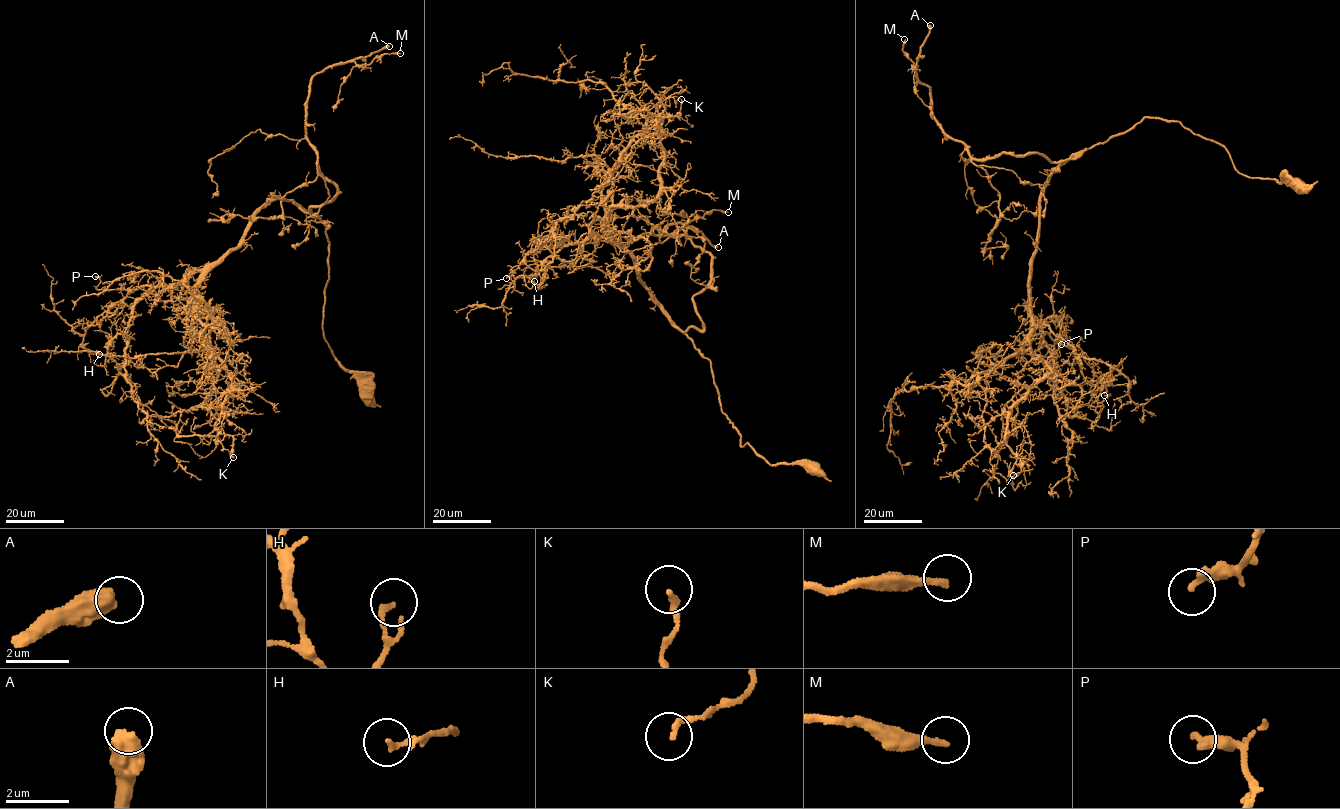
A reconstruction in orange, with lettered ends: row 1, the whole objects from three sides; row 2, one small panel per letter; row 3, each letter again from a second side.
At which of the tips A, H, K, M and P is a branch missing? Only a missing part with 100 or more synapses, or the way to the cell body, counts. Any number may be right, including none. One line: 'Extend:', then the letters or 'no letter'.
Extend: A, M

